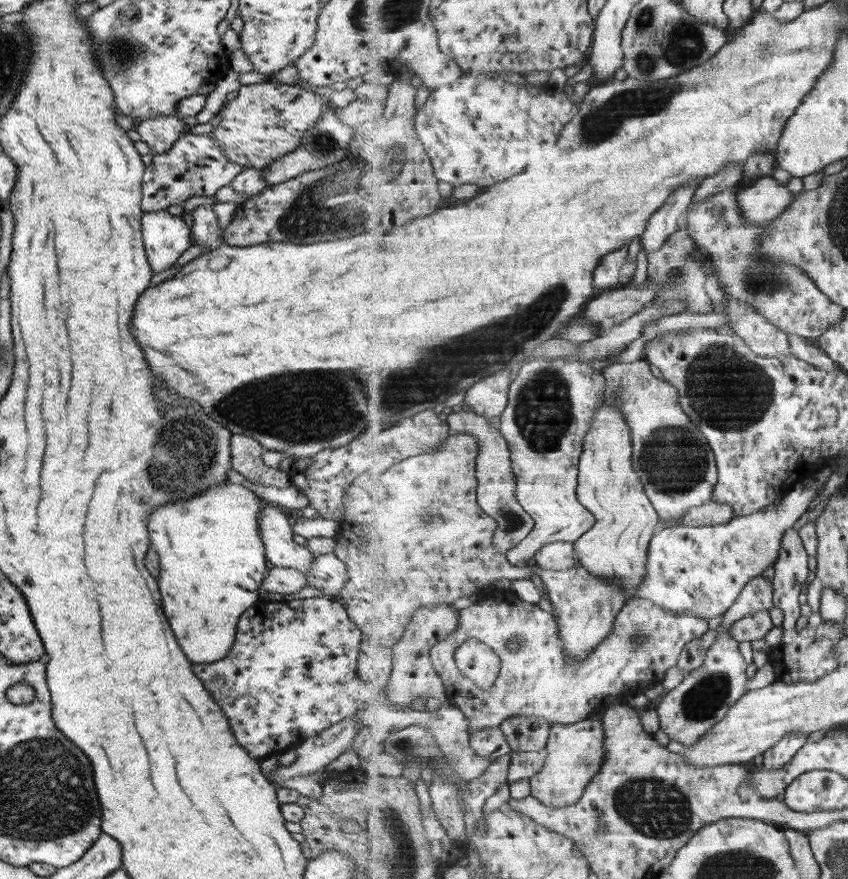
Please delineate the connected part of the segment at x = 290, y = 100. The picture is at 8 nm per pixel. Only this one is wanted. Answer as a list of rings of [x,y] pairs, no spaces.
[[[264,80],[262,83],[241,85],[236,91],[237,96],[220,107],[219,124],[215,125],[207,135],[218,142],[227,161],[237,163],[243,169],[251,167],[260,170],[277,158],[295,150],[299,146],[302,134],[306,133],[306,130],[323,115],[324,99],[297,84],[274,84]]]

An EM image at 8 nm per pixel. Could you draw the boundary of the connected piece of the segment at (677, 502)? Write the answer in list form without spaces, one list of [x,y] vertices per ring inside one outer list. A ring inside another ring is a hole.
[[[645,359],[615,364],[607,370],[606,382],[607,400],[618,403],[631,427],[634,469],[662,522],[673,526],[682,522],[693,508],[711,503],[720,478],[716,454],[709,439],[684,411],[676,388],[655,378]]]

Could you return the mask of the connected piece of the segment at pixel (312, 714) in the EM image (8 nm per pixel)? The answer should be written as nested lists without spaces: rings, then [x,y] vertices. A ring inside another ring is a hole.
[[[321,596],[313,598],[293,599],[291,603],[279,600],[271,602],[269,600],[255,601],[245,612],[239,615],[239,620],[236,624],[236,634],[234,642],[227,651],[227,654],[215,662],[205,664],[191,664],[191,672],[202,682],[204,689],[210,694],[210,697],[215,701],[215,704],[220,706],[223,716],[226,718],[230,731],[234,736],[235,742],[251,758],[261,760],[271,754],[285,751],[287,748],[296,746],[301,740],[316,735],[318,732],[329,728],[333,724],[337,724],[346,716],[359,716],[361,726],[363,727],[373,716],[386,716],[386,714],[371,714],[370,704],[377,706],[379,704],[386,706],[387,696],[385,690],[379,687],[371,687],[370,684],[365,684],[356,673],[357,657],[362,634],[360,630],[350,621],[346,610],[341,606],[341,603],[334,598]]]

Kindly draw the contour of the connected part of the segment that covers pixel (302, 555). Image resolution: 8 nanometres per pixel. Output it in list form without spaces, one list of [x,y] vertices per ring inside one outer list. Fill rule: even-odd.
[[[259,495],[254,496],[263,508],[258,525],[267,564],[277,568],[293,568],[305,575],[311,568],[313,555],[306,546],[301,547],[293,541],[292,526],[285,519],[282,508],[269,505]]]

